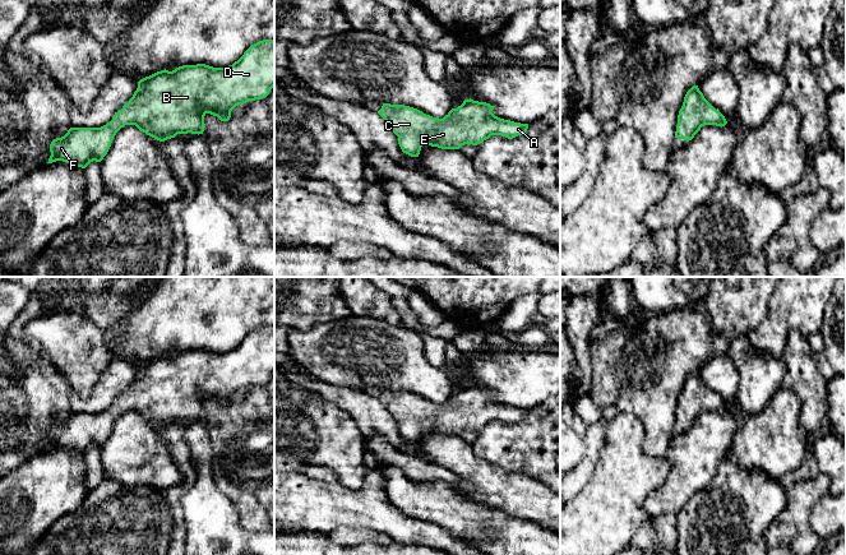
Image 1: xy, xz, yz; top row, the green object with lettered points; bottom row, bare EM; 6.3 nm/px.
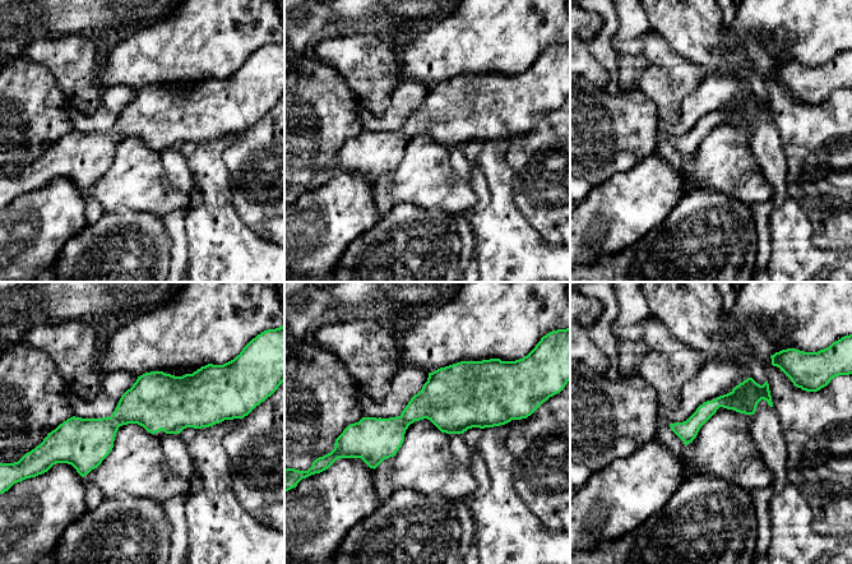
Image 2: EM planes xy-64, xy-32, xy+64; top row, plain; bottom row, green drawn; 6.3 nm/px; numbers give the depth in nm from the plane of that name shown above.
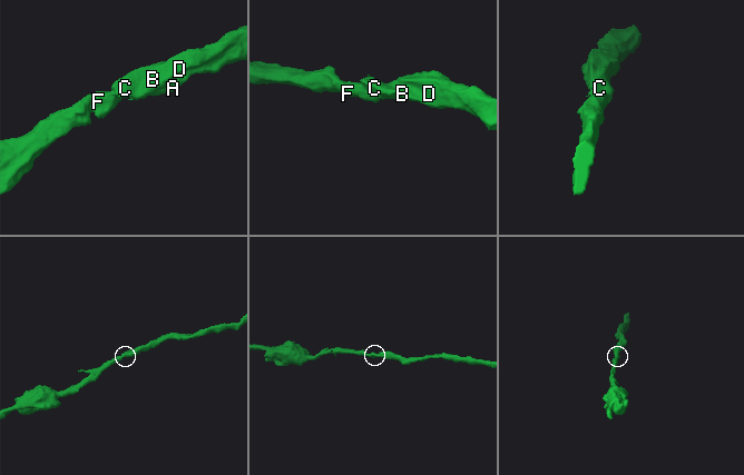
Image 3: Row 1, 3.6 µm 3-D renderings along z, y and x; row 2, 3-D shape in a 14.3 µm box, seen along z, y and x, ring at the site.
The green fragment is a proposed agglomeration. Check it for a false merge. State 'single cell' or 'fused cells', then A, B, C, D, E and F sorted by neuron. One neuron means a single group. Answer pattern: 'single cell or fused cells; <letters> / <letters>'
single cell; A B C D E F

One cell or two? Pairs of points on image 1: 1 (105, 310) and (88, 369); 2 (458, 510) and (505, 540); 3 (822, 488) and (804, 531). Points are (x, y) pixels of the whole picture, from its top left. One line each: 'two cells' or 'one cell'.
1: two cells
2: one cell
3: one cell

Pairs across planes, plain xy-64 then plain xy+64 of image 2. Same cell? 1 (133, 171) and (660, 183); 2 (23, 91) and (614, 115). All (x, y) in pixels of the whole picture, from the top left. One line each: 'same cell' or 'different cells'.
1: different cells
2: same cell

